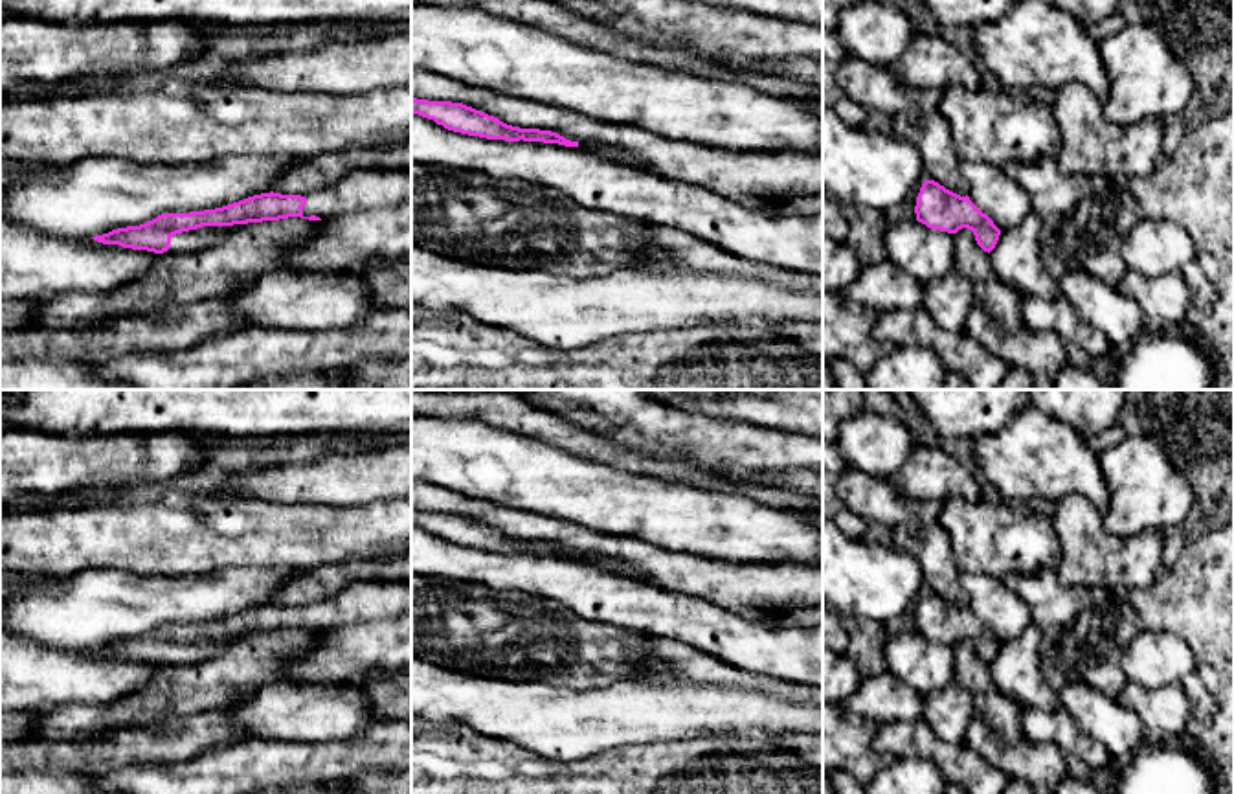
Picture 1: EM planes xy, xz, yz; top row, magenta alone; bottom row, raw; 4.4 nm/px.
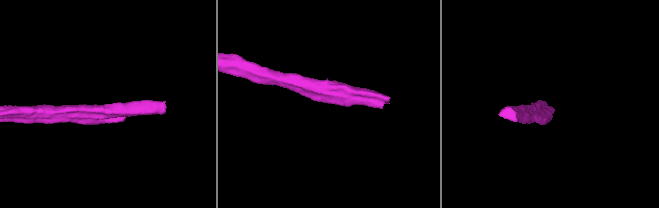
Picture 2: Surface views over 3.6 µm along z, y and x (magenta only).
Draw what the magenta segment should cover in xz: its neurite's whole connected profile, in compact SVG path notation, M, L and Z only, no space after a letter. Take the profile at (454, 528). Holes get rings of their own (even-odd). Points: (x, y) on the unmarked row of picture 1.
M411 509L411 524L433 531L437 537L443 537L448 542L468 546L468 548L479 548L487 551L505 551L505 553L523 551L523 553L558 555L566 559L577 559L580 562L597 566L610 573L624 575L635 581L645 581L639 575L639 572L628 562L604 555L571 553L551 542L512 539L499 533L494 527L488 527L463 515L428 513L428 511Z

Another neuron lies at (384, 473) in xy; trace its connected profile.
M411 443L358 454L329 452L303 465L248 469L231 476L222 494L334 505L411 498Z

